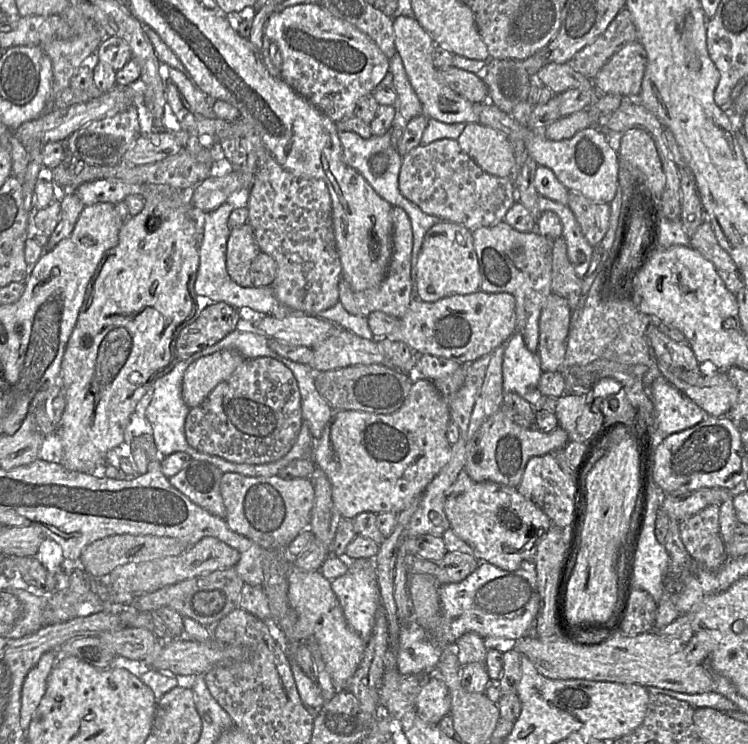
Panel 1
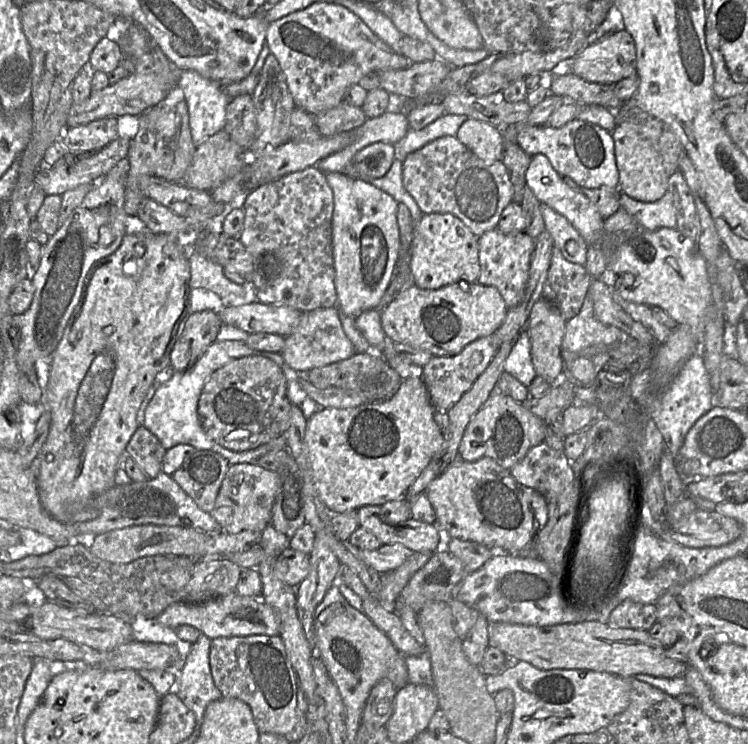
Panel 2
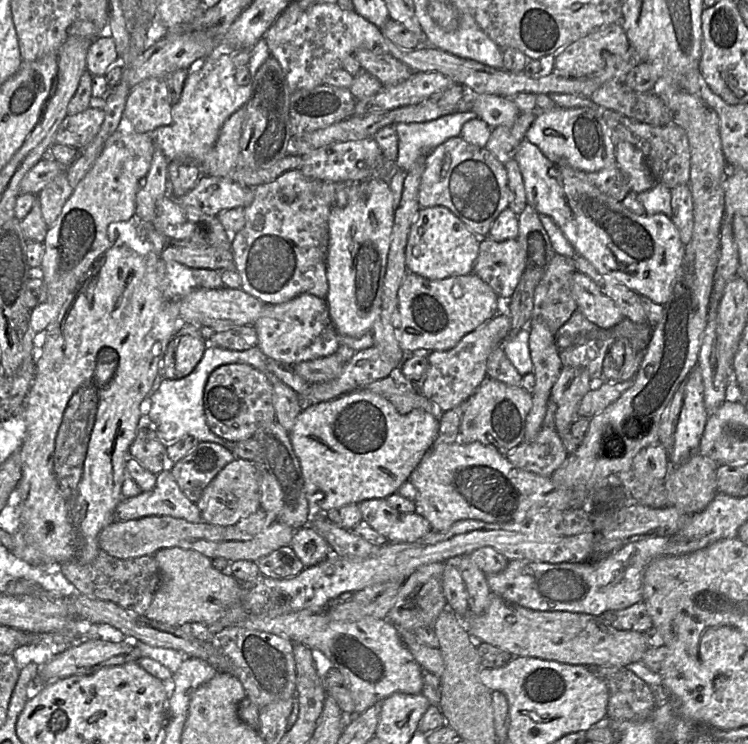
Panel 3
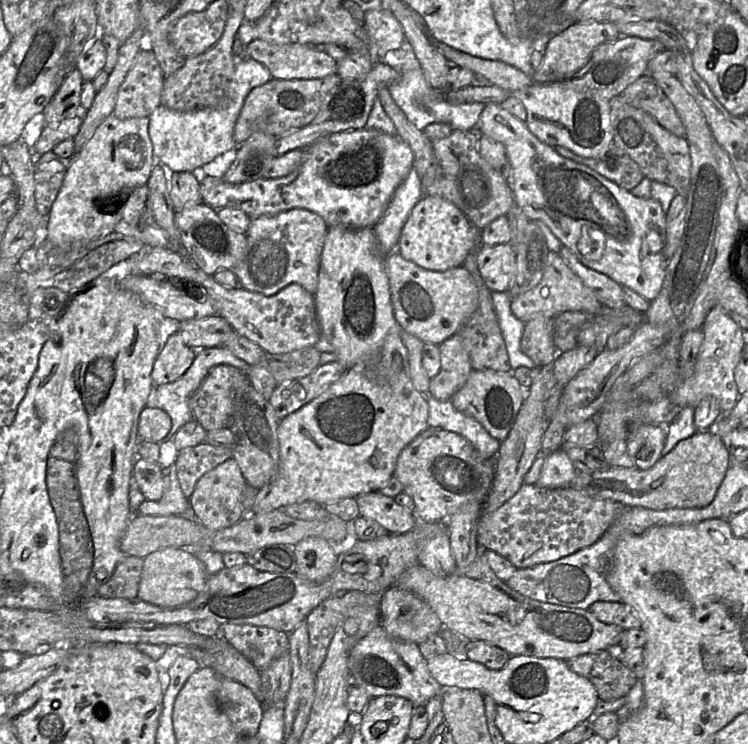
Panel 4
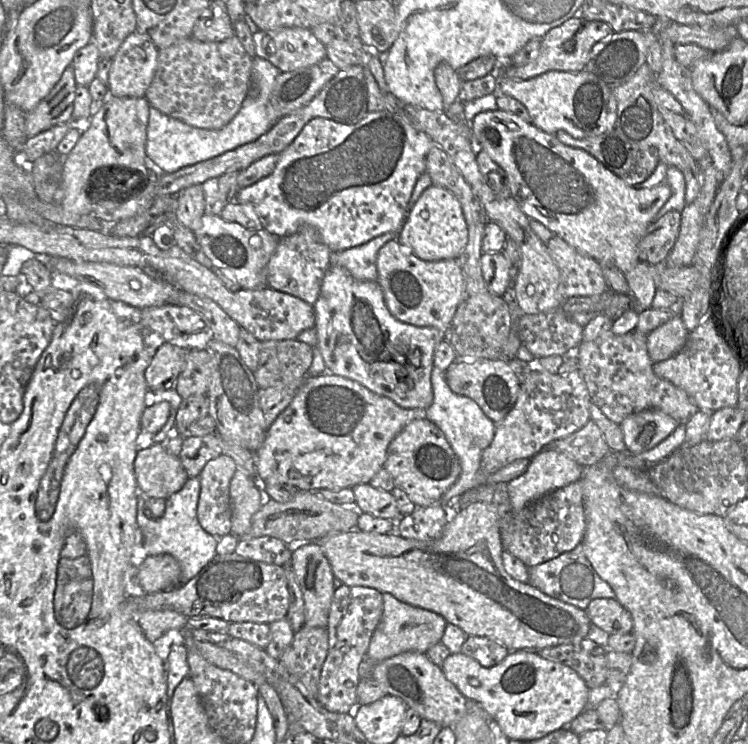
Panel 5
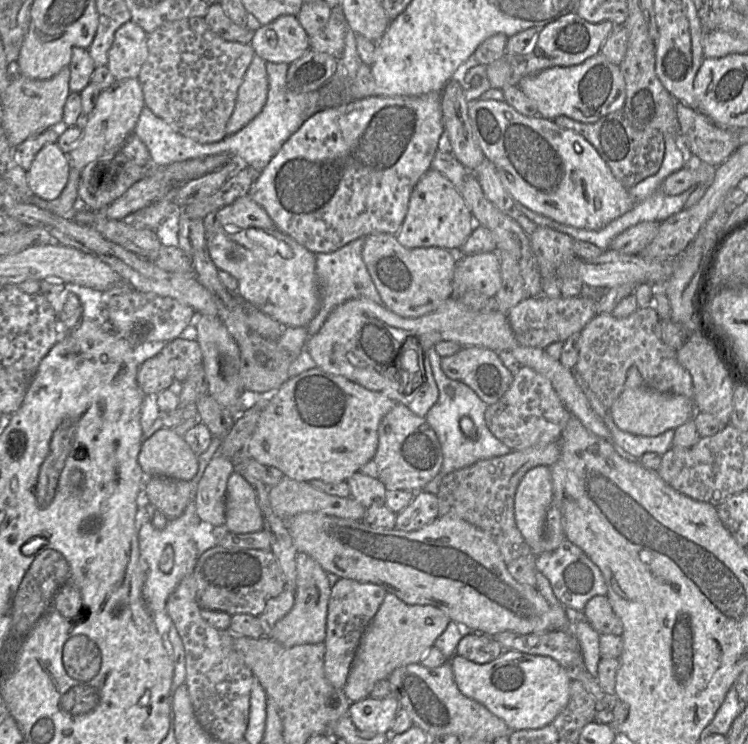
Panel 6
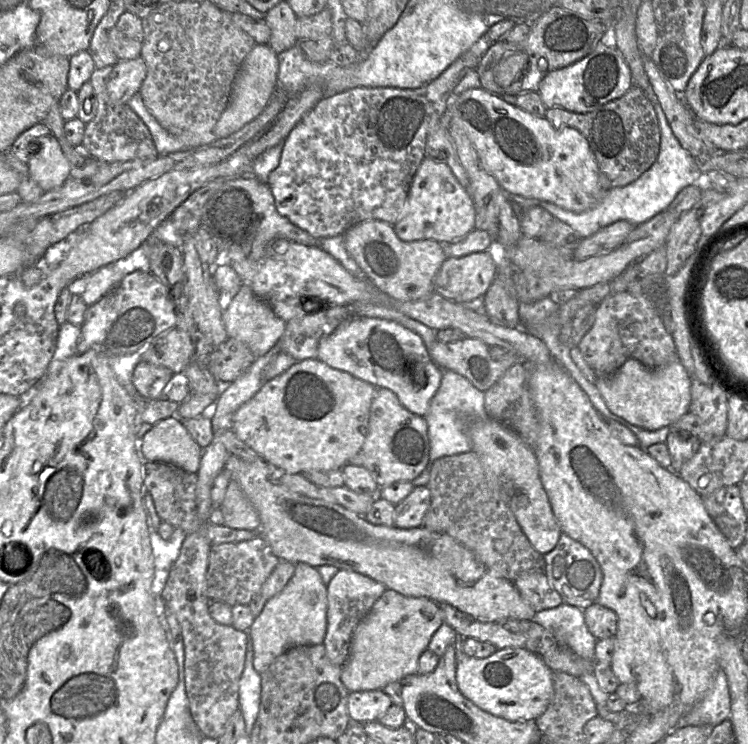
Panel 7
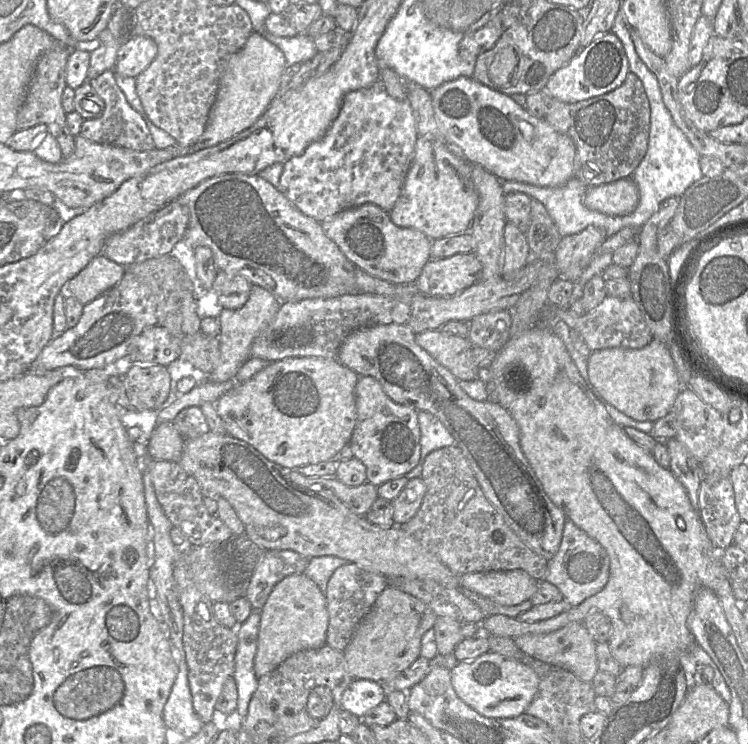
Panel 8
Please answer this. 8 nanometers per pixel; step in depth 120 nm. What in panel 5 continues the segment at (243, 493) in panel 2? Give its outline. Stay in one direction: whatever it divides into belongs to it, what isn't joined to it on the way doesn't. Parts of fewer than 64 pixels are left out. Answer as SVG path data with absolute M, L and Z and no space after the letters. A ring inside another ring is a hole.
M222 453L208 461L200 477L197 517L202 528L220 538L231 533L231 479L238 469L234 460Z

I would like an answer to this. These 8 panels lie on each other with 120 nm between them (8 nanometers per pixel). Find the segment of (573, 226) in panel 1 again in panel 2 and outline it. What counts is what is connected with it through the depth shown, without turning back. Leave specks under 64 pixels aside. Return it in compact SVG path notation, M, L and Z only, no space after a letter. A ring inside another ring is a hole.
M540 203L540 210L544 219L545 230L549 232L554 247L561 251L567 261L585 265L589 245L579 232L563 215L548 205Z

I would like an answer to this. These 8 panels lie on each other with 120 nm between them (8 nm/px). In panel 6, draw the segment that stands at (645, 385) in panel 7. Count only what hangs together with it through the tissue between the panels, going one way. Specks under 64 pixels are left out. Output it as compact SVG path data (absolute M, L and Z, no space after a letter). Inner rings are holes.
M635 366L628 369L623 391L609 411L620 430L639 436L658 436L669 429L675 429L692 419L697 412L693 399L647 388L643 383L641 373Z

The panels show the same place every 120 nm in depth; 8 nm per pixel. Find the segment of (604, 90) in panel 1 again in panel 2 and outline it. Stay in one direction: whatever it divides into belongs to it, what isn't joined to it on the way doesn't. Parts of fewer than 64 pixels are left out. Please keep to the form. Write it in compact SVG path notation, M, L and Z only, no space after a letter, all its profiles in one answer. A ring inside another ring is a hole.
M622 29L589 44L573 59L571 72L587 82L609 85L636 75L632 36Z

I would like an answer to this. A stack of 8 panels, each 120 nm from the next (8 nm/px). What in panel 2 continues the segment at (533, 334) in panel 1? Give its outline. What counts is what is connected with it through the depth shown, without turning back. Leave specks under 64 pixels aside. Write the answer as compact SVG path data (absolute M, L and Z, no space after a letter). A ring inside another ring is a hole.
M497 228L478 237L480 275L477 282L495 287L509 308L518 305L524 296L529 277L531 255L535 249L535 239L525 232L503 233Z

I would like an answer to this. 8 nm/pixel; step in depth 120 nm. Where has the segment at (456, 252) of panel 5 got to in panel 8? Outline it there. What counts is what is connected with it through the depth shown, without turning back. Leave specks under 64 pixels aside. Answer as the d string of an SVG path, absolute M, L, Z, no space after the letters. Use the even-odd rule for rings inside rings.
M418 136L400 196L388 213L391 222L401 228L416 229L431 241L468 232L478 206L471 168L472 163L446 144Z

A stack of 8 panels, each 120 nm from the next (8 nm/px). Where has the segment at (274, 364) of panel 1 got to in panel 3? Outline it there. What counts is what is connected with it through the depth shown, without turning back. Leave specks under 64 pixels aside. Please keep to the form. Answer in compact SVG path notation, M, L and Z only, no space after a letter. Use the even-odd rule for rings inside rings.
M231 363L217 367L206 382L203 405L210 430L225 441L251 439L259 428L276 419L272 383L265 373L249 364Z

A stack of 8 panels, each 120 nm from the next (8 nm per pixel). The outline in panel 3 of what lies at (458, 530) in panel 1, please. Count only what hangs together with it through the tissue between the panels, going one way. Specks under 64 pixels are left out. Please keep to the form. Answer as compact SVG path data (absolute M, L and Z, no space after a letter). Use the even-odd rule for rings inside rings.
M480 442L439 444L432 446L420 463L412 471L409 480L416 490L415 505L430 523L432 530L447 531L460 520L479 520L486 523L508 523L522 520L533 506L544 506L560 510L573 509L569 506L569 490L553 482L551 477L544 477L517 468L496 449Z

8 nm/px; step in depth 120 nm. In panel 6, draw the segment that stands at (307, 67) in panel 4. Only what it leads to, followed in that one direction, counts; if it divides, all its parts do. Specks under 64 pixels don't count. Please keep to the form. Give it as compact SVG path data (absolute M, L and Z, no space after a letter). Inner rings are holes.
M283 15L255 31L250 46L255 55L271 63L292 64L309 49L309 35L296 16Z

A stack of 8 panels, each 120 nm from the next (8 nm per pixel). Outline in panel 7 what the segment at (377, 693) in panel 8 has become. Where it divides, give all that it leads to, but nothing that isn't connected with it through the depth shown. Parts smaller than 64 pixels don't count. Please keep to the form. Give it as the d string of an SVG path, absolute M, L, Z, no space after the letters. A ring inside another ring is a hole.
M383 689L349 692L348 714L350 720L365 724L377 721L393 705Z

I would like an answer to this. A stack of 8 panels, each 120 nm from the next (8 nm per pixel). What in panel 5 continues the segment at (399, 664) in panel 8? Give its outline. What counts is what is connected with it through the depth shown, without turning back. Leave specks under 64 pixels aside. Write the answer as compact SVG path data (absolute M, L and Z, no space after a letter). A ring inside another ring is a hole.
M392 594L382 595L382 618L370 640L366 656L359 666L360 679L371 678L373 667L390 657L410 651L425 654L429 648L441 641L447 624L439 614L399 601Z

